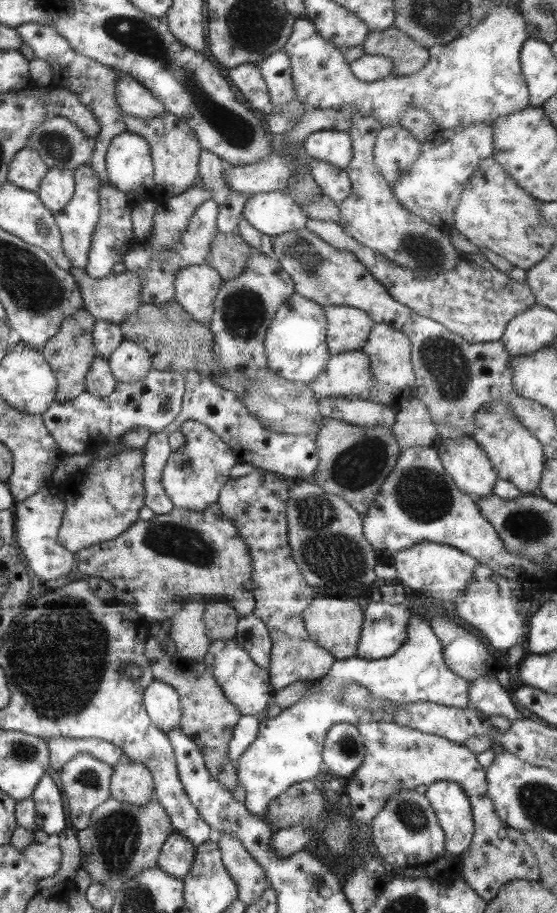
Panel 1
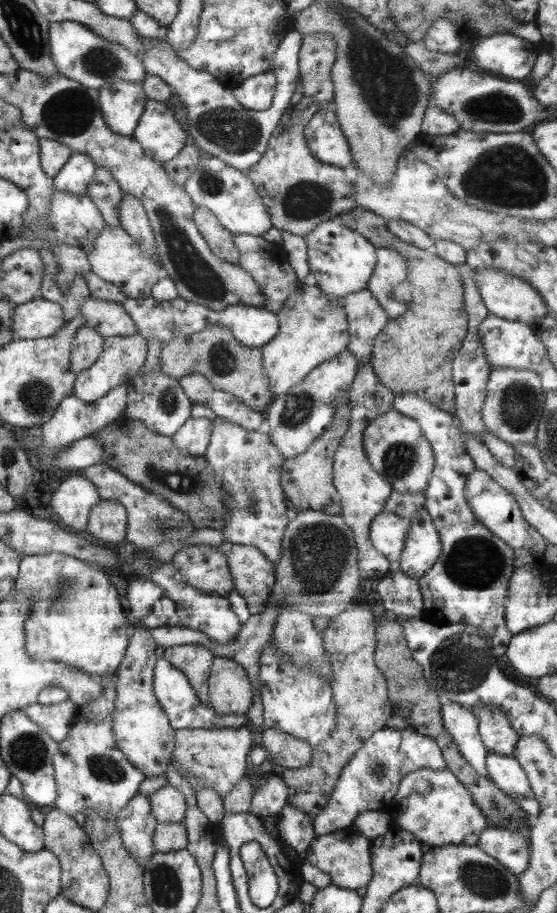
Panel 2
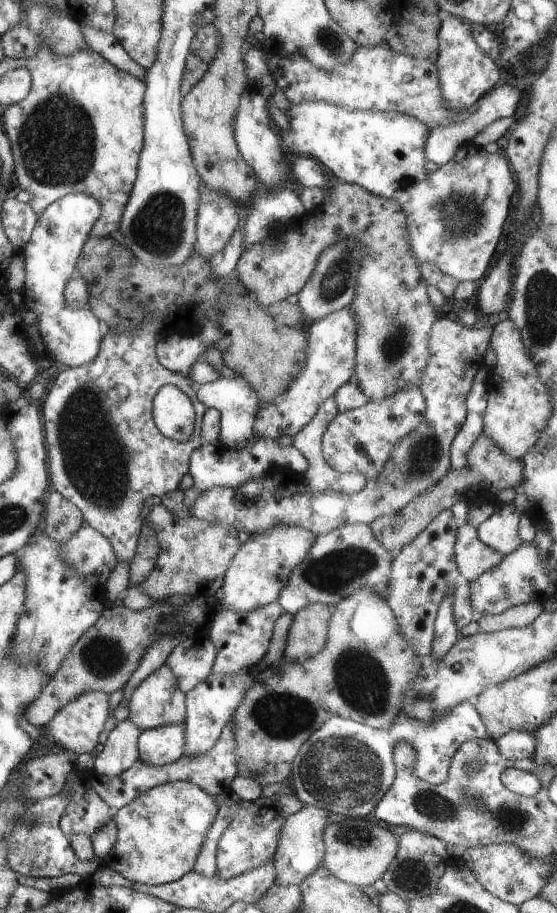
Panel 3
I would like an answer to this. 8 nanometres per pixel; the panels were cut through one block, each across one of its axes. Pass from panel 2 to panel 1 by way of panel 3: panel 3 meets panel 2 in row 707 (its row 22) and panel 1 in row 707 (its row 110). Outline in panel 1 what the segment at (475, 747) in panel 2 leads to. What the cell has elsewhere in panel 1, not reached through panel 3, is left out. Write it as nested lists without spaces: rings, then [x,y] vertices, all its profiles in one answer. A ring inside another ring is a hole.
[[[413,613],[407,621],[405,627],[405,640],[398,646],[392,655],[375,660],[365,660],[357,656],[350,659],[334,659],[330,669],[316,679],[318,691],[299,699],[294,704],[287,706],[275,716],[265,717],[258,721],[258,731],[255,740],[248,744],[240,757],[235,762],[237,770],[237,783],[245,791],[244,806],[249,813],[257,817],[264,817],[267,812],[267,803],[273,798],[277,798],[297,782],[304,782],[319,779],[323,774],[322,764],[322,744],[324,743],[328,728],[338,722],[349,722],[355,725],[364,719],[374,719],[375,714],[371,714],[369,707],[349,707],[342,701],[342,688],[355,682],[367,689],[373,700],[384,700],[388,704],[411,704],[419,702],[442,704],[446,707],[462,708],[468,706],[469,682],[457,676],[442,660],[442,646],[439,639],[433,634],[428,625],[428,621],[423,615]]]

